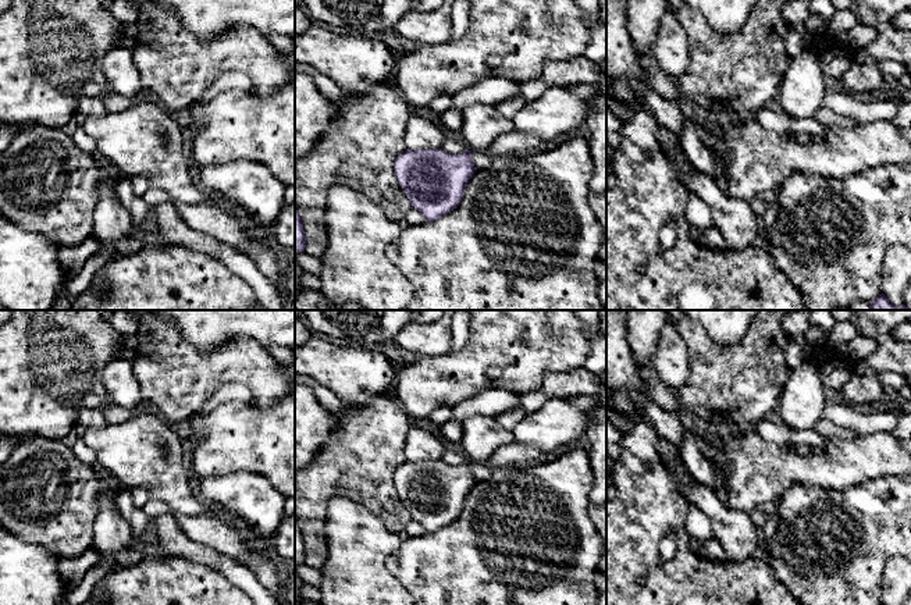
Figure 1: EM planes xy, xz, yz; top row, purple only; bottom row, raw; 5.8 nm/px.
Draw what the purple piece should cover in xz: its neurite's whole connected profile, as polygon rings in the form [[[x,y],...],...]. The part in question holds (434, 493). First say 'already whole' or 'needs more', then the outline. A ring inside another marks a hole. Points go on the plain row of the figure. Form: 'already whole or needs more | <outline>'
needs more | [[[473,416],[462,423],[460,444],[466,462],[460,466],[449,466],[442,460],[406,460],[394,474],[398,495],[406,505],[412,520],[419,522],[424,533],[434,533],[452,523],[462,512],[465,499],[477,483],[471,465],[484,465],[501,446],[513,442],[512,431],[505,430],[492,416]]]

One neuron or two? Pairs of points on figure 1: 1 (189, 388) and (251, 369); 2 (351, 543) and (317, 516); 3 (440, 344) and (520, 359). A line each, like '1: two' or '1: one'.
1: one
2: two
3: two

